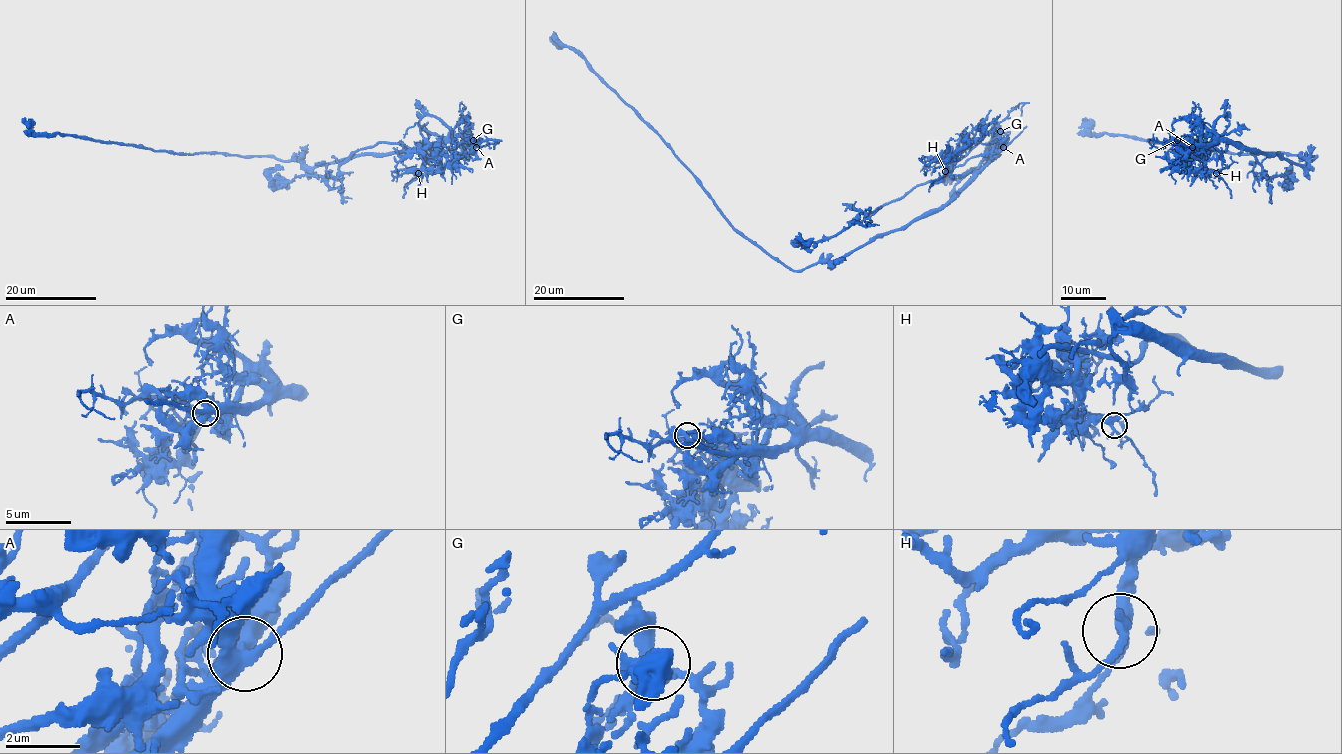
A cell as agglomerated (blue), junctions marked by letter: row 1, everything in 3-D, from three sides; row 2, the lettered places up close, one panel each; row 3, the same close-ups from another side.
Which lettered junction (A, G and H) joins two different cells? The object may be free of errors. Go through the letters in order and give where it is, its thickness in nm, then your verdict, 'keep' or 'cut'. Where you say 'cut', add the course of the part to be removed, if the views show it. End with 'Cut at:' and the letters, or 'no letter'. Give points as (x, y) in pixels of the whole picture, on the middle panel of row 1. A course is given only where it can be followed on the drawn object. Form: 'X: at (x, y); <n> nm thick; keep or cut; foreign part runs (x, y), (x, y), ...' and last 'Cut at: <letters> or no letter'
A: at (1003, 147); 400 nm thick; keep
G: at (1000, 131); 320 nm thick; cut; foreign part runs (1000, 131), (994, 125), (937, 180), (915, 186), (868, 215), (862, 213), (833, 236), (798, 240), (810, 245)
H: at (945, 171); 280 nm thick; keep
Cut at: G

